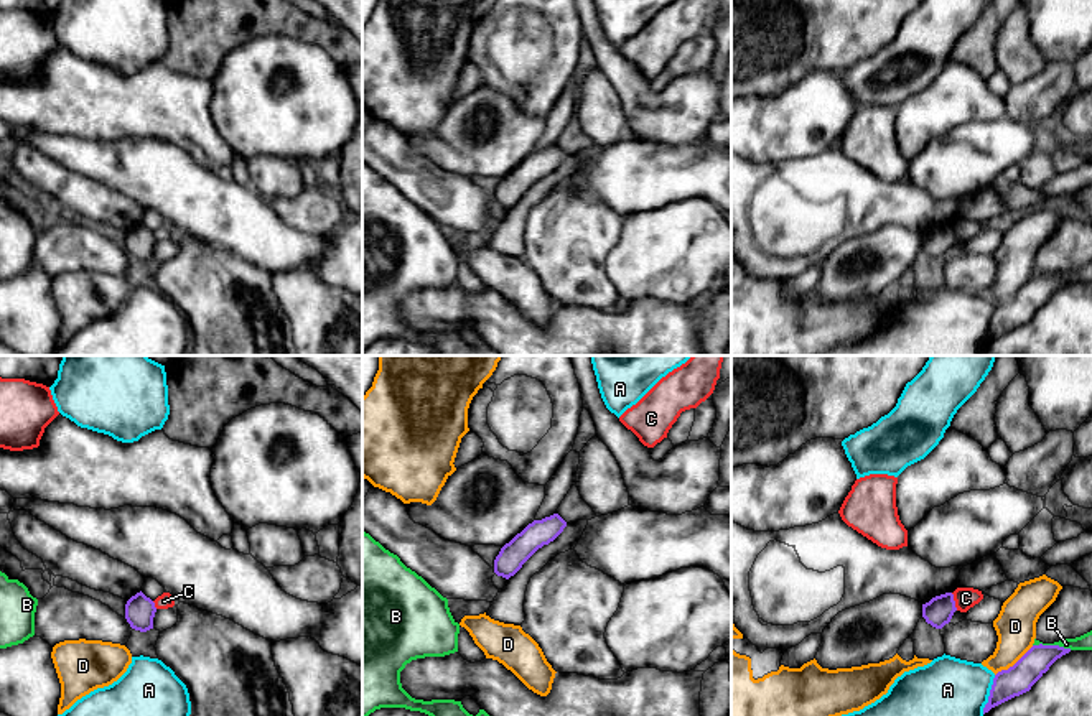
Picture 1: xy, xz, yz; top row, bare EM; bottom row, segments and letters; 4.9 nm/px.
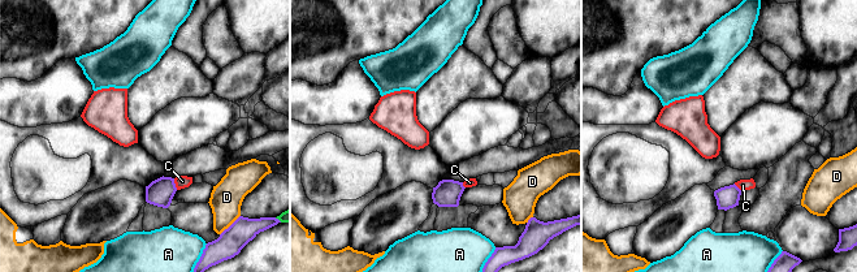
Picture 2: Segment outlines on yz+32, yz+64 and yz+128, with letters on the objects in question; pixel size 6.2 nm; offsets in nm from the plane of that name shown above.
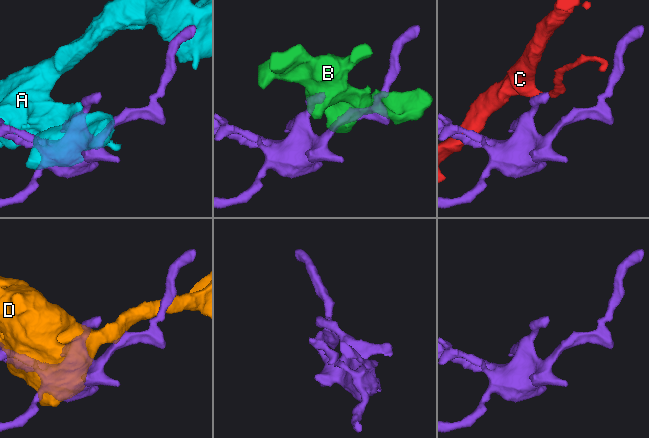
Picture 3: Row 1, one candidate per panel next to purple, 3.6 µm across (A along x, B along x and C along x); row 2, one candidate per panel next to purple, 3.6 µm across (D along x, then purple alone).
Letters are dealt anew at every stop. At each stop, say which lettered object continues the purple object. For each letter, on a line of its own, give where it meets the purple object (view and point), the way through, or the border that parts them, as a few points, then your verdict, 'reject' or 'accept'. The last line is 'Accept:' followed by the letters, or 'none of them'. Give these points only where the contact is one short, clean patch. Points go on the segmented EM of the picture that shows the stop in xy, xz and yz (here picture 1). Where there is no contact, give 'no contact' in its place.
A: yz (990, 695) | reject
B: yz (1053, 646) | reject
C: yz (954, 601) | along yz (951, 593), (957, 609) | reject
D: yz (1015, 664) | reject
Accept: none of them

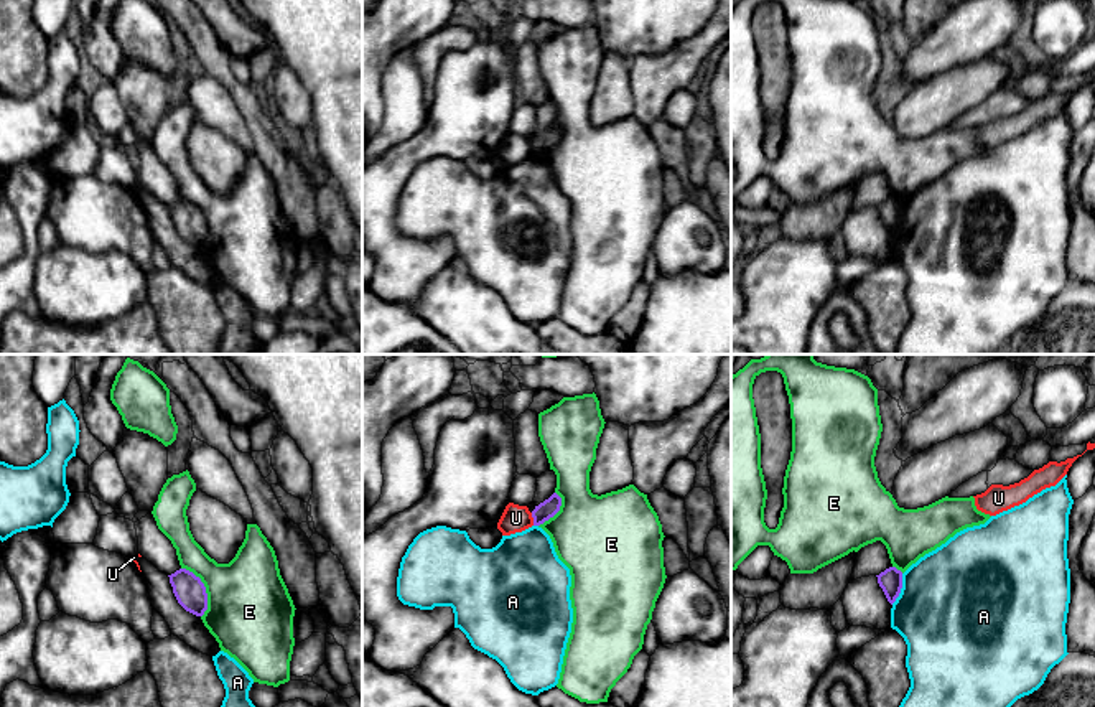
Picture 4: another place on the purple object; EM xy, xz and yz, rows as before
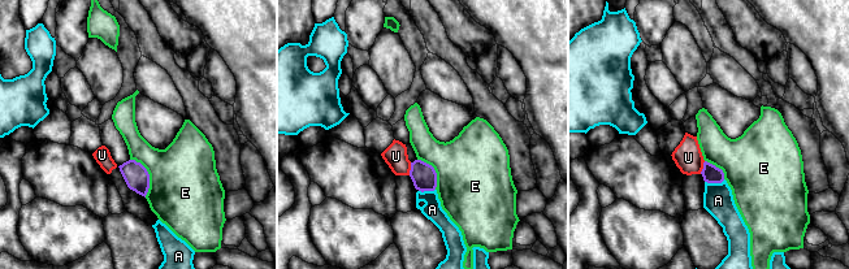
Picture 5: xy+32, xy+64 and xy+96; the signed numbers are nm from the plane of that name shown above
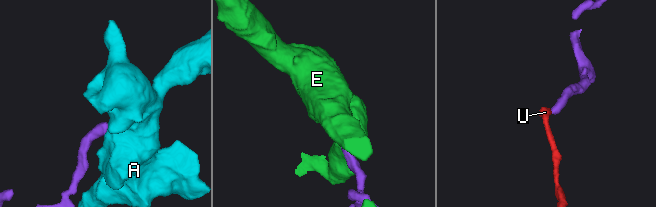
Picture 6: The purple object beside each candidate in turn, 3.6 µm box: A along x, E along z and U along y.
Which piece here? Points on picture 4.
A: yz (901, 587) | reject
E: xy (205, 589) | reject
U: xz (534, 519) | along xz (531, 513), (534, 524) | reject
Accept: none of them

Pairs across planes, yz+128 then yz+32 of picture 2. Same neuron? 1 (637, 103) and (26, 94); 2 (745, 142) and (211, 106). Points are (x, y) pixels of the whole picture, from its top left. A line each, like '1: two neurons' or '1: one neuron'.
1: one neuron
2: one neuron

